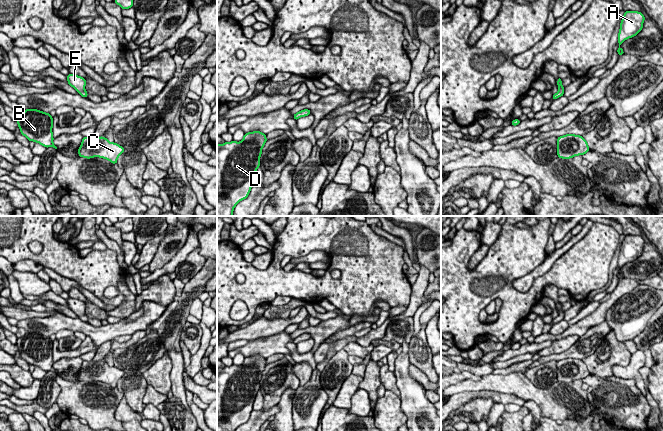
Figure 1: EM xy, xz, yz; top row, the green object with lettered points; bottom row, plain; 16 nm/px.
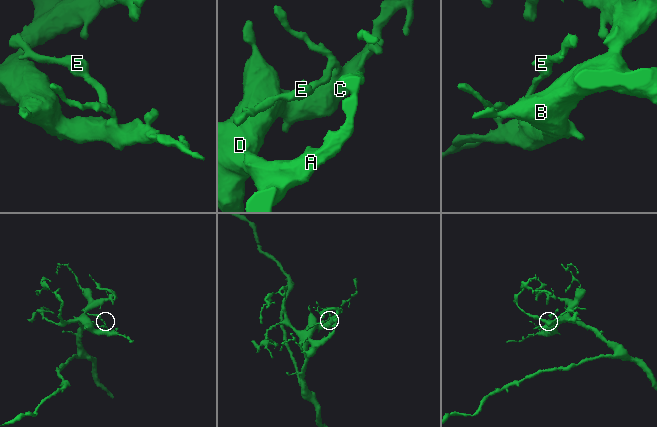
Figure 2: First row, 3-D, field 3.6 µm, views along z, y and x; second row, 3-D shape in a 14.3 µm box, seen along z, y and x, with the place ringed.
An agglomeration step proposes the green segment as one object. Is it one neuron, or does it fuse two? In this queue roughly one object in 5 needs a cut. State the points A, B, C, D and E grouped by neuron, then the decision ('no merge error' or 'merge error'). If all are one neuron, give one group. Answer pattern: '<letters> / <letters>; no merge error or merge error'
A B C D E; no merge error

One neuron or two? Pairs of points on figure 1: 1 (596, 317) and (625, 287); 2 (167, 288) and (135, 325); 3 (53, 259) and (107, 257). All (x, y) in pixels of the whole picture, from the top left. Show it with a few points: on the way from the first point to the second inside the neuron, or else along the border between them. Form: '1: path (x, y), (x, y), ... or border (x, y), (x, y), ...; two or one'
1: path (603, 309), (617, 294); one
2: border (143, 300), (152, 300), (166, 306); two
3: path (66, 261), (94, 262); one

